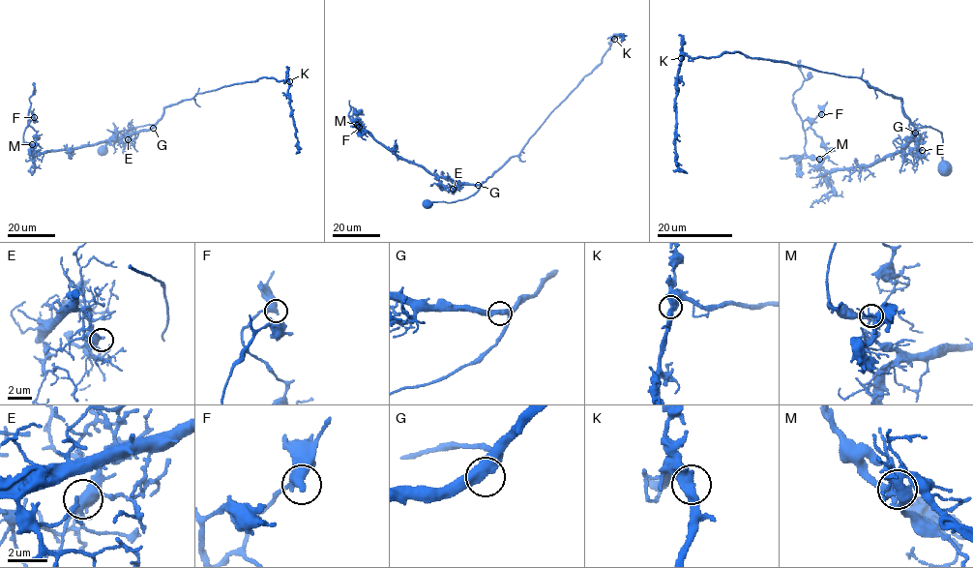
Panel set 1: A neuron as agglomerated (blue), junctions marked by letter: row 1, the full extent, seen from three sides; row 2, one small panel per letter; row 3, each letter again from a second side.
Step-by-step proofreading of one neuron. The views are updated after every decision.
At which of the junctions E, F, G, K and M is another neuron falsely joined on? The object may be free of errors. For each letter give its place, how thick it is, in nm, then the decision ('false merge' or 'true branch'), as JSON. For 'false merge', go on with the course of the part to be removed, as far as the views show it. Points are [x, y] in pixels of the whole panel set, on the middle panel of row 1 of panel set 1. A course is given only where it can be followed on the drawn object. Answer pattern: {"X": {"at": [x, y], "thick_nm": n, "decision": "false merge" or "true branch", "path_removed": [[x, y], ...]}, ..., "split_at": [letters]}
{"E": {"at": [453, 189], "thick_nm": 480, "decision": "true branch"}, "F": {"at": [359, 127], "thick_nm": 440, "decision": "true branch"}, "G": {"at": [478, 185], "thick_nm": 480, "decision": "true branch"}, "K": {"at": [614, 39], "thick_nm": 420, "decision": "true branch"}, "M": {"at": [357, 125], "thick_nm": 360, "decision": "false merge", "path_removed": [[357, 125], [348, 116], [354, 114], [355, 108], [354, 113], [358, 113]]}, "split_at": ["M"]}

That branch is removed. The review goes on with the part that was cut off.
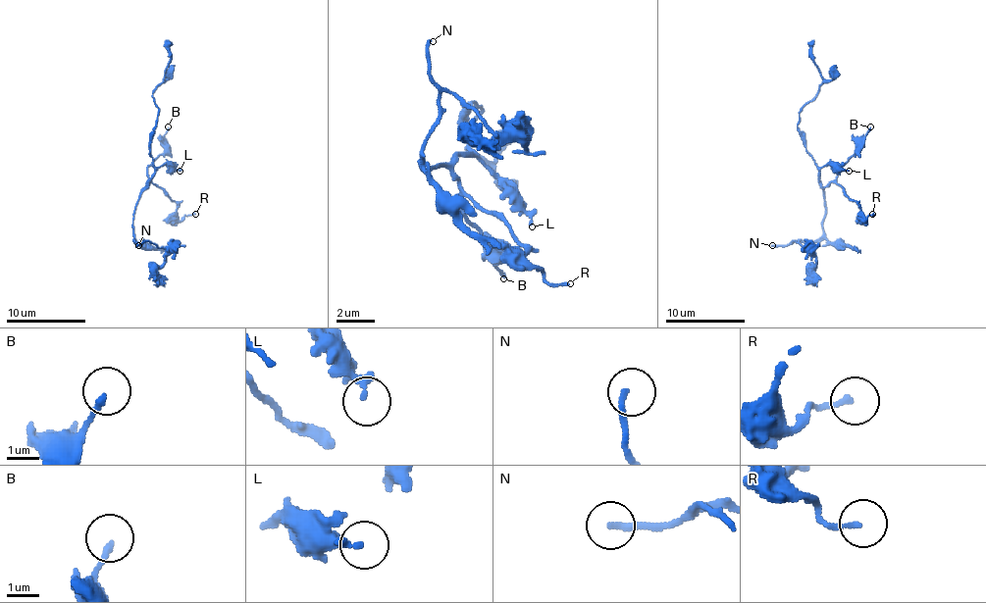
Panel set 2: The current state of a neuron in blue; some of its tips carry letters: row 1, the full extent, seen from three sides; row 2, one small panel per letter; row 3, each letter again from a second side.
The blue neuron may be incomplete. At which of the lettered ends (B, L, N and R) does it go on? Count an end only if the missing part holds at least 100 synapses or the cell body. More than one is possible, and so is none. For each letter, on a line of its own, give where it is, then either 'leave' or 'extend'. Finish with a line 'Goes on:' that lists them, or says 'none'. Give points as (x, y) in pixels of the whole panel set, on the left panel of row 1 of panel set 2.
B: place (168, 126); leave
L: place (180, 171); leave
N: place (138, 245); extend
R: place (195, 214); leave
Goes on: N

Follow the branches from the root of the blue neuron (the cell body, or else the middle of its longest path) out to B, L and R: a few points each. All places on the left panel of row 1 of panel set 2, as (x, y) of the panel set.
B: (152, 180), (146, 186), (148, 167), (164, 150), (164, 134), (168, 126)
L: (152, 180), (158, 167), (172, 165), (180, 171)
R: (152, 180), (146, 186), (150, 182), (158, 186), (176, 204), (176, 216), (180, 220), (187, 214), (195, 214)

